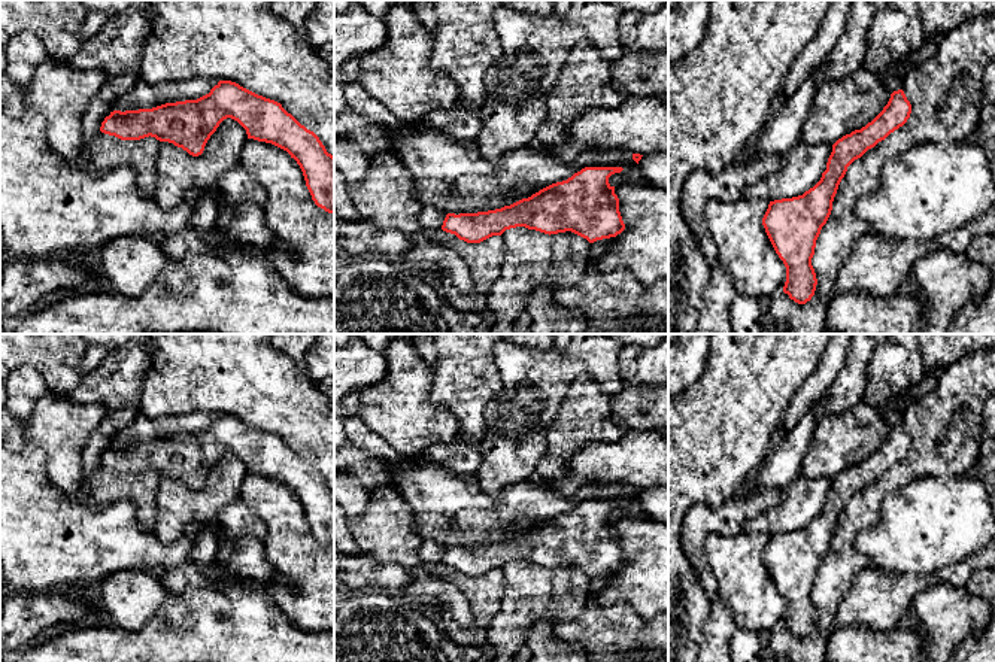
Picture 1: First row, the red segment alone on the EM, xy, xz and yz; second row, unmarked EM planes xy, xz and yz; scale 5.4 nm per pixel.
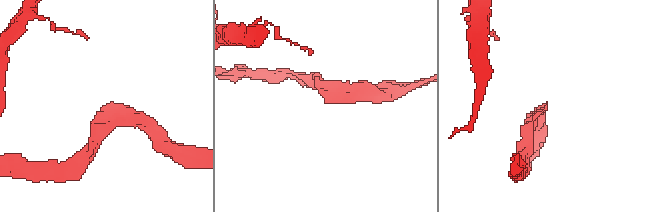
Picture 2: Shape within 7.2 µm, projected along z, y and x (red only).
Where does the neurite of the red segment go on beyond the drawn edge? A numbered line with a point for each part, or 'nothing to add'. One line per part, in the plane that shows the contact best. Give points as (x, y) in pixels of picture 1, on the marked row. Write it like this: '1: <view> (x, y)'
nothing to add

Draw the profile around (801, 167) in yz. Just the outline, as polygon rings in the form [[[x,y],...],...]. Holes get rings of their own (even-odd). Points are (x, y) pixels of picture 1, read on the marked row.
[[[798,142],[785,154],[779,168],[752,185],[747,194],[768,203],[803,195],[820,180],[831,152],[831,145]]]

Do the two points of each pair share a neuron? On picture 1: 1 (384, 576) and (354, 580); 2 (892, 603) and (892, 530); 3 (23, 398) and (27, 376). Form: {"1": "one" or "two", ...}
{"1": "one", "2": "two", "3": "one"}

